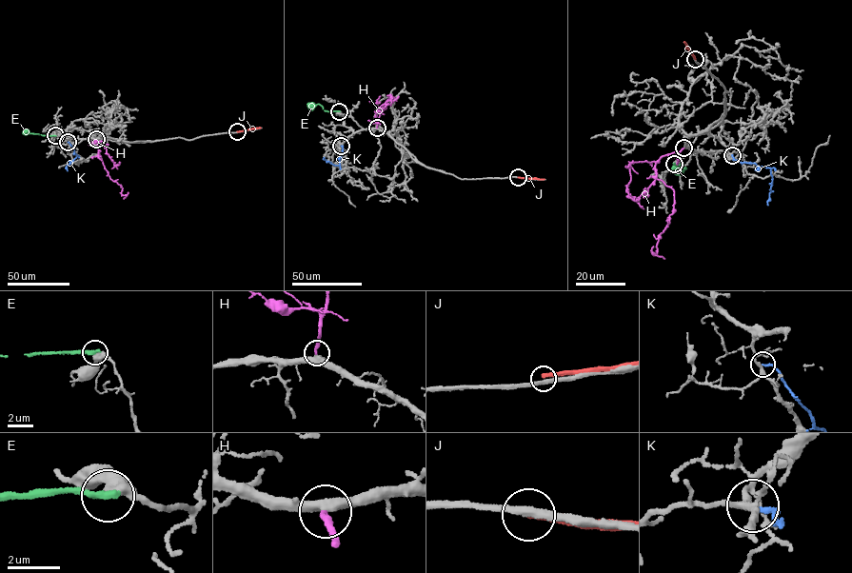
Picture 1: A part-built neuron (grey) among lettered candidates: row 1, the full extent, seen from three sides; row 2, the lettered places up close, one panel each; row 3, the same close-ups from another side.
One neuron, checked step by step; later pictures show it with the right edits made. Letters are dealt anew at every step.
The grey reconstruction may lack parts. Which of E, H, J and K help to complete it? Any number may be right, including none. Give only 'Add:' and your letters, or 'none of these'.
Add: H

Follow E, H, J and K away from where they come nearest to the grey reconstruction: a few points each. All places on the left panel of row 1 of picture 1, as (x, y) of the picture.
E: (55, 135), (23, 131)
H: (96, 139), (109, 178), (123, 188), (121, 194), (126, 196), (123, 199)
J: (237, 131), (260, 128)
K: (68, 142), (77, 155), (67, 166), (67, 170)

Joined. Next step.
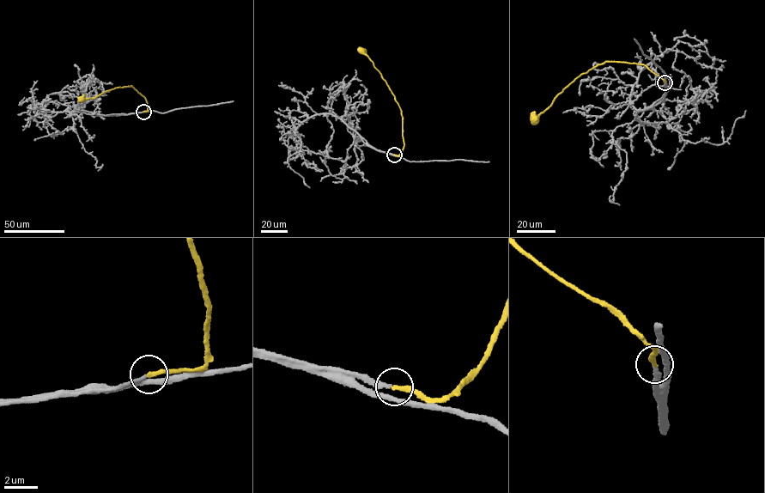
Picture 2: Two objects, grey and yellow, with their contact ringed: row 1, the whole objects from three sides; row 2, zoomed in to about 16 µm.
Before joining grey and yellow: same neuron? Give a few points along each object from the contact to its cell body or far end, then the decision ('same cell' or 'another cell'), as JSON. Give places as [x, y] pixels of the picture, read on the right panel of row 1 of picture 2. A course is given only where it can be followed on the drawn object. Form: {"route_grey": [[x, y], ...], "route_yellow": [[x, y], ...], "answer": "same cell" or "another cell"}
{"route_grey": [[664, 82], [665, 94], [637, 112], [635, 118], [666, 123], [685, 141], [724, 143], [745, 110]], "route_yellow": [[664, 82], [642, 64], [604, 62], [575, 78], [534, 120]], "answer": "same cell"}

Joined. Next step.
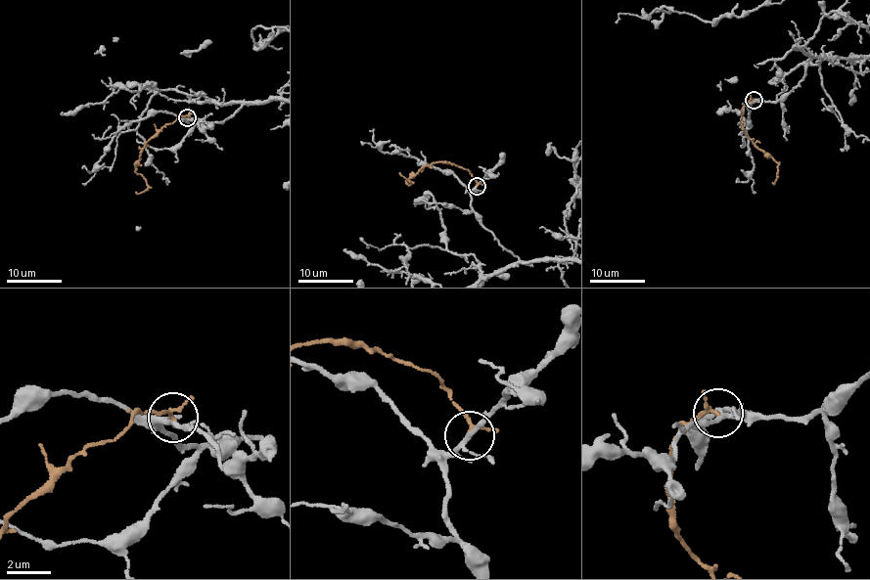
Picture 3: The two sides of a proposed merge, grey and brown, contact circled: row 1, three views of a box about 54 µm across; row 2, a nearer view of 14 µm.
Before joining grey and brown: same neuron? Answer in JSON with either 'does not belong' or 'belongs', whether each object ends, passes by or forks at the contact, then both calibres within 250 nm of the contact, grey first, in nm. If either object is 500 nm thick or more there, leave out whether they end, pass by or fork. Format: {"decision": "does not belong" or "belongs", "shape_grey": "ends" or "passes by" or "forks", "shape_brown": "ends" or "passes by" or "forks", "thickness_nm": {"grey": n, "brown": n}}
{"decision": "does not belong", "shape_grey": "forks", "shape_brown": "passes by", "thickness_nm": {"grey": 170, "brown": 140}}

